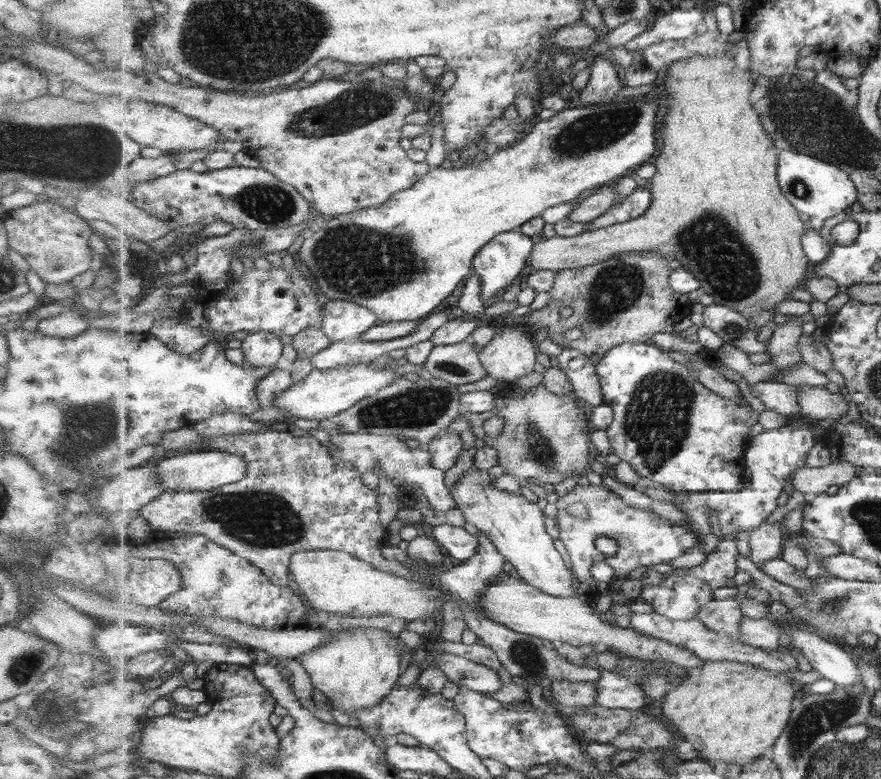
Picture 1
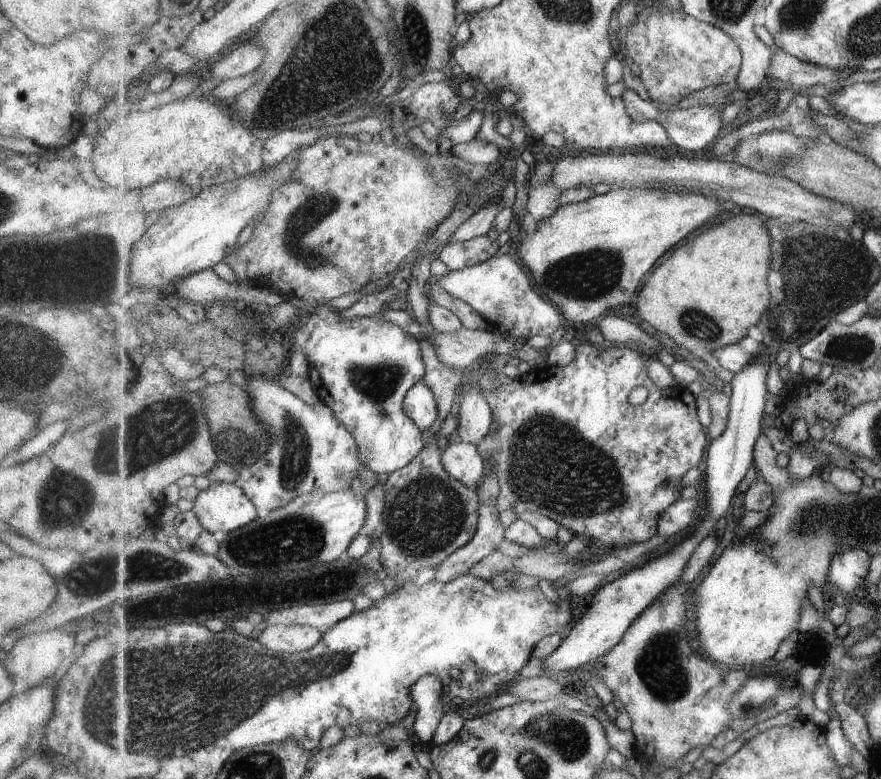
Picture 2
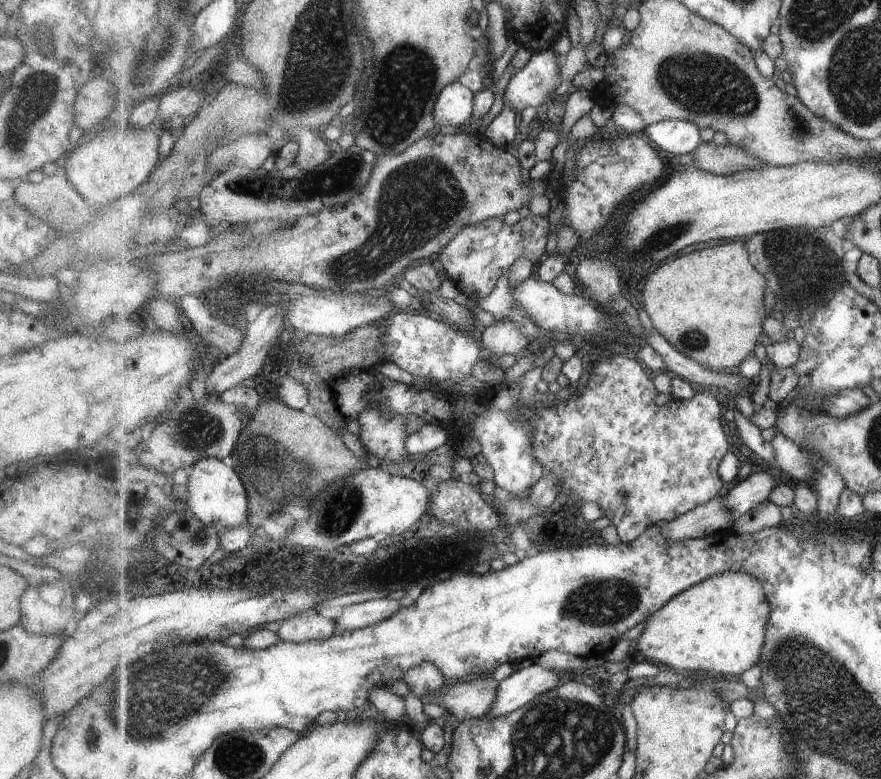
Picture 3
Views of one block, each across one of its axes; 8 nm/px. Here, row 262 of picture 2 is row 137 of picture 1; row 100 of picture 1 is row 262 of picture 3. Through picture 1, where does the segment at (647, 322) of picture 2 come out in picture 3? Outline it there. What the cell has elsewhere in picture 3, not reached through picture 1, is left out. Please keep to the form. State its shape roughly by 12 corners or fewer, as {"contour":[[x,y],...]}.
{"contour":[[747,243],[647,276],[642,308],[679,352],[733,372],[760,344],[766,275]]}

